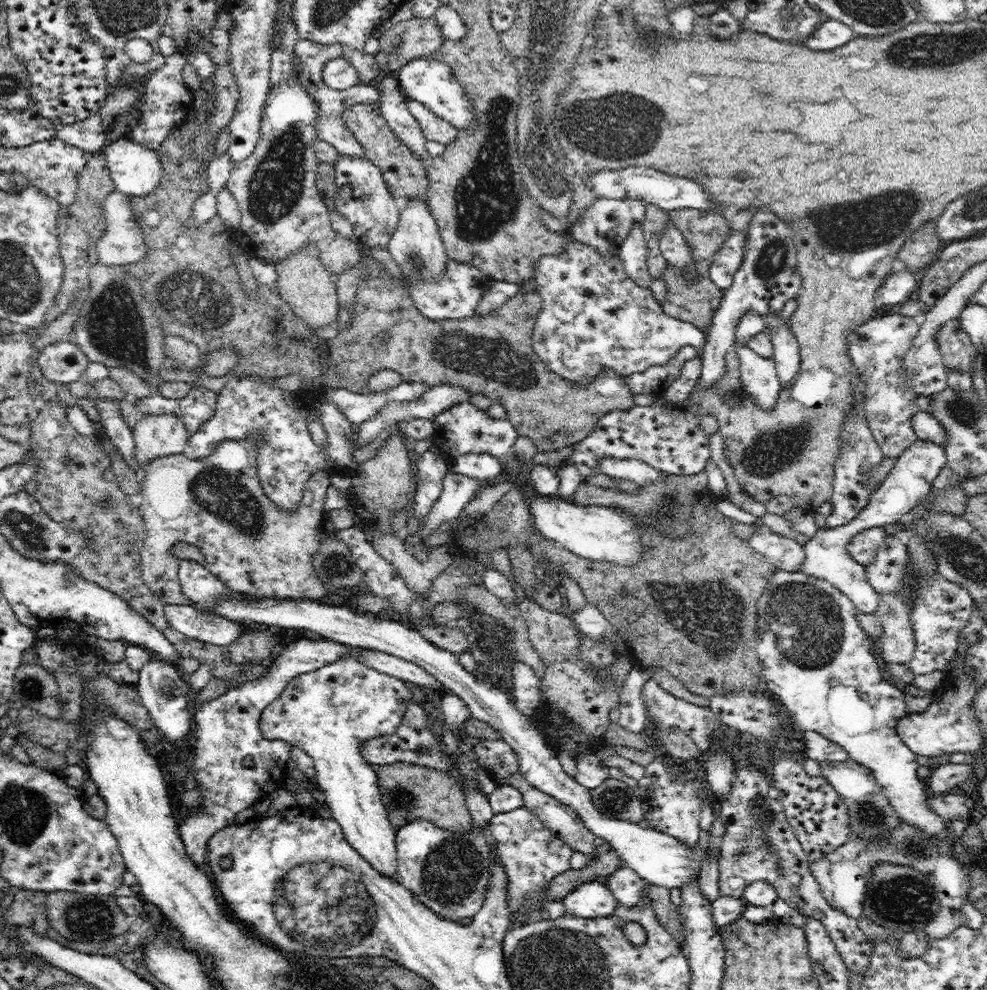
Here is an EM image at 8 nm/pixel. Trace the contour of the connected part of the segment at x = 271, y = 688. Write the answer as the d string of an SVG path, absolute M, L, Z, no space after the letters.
M301 638L285 645L280 654L266 665L266 674L228 689L222 696L192 704L196 728L194 746L190 758L192 776L199 783L203 797L202 809L189 813L179 831L188 853L198 868L208 872L204 862L210 837L220 829L235 823L235 816L241 811L254 807L261 799L286 786L288 774L286 761L290 758L292 745L282 739L266 740L259 729L260 714L268 704L280 696L290 679L299 674L318 670L324 663L334 662L340 657L356 657L368 667L395 676L400 680L414 682L425 690L437 692L442 689L438 680L418 664L392 656L387 652L362 649L342 644L332 639L311 640Z

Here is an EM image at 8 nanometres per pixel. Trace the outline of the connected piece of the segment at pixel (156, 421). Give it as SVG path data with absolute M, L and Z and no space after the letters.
M144 415L133 428L139 470L142 472L149 460L182 453L189 436L184 419L178 415Z

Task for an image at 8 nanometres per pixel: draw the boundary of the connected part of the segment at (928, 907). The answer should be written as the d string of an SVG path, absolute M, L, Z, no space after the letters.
M883 863L872 872L872 880L869 881L863 900L863 915L901 938L906 932L926 929L938 914L940 905L941 900L930 877L910 866Z

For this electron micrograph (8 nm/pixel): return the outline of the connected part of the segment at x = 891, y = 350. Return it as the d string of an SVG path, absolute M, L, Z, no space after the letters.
M890 314L868 319L866 324L856 328L856 332L850 332L848 336L847 353L865 383L863 406L866 421L884 457L897 458L917 440L911 418L918 411L914 400L920 394L916 394L906 385L906 375L902 373L902 360L904 353L914 342L912 338L918 334L918 330L920 323L917 318Z

